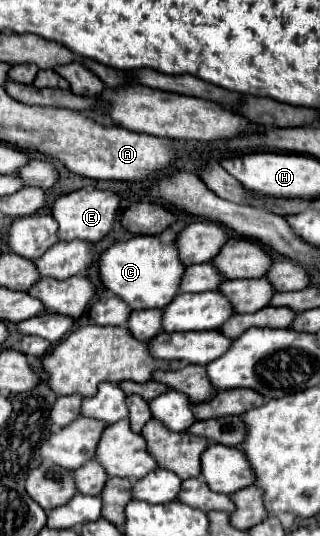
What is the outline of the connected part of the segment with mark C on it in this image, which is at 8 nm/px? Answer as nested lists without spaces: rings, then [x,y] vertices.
[[[136,236],[118,242],[100,256],[102,284],[128,302],[134,310],[166,308],[180,292],[180,282],[186,266],[180,262],[176,242],[162,242],[158,236]]]

